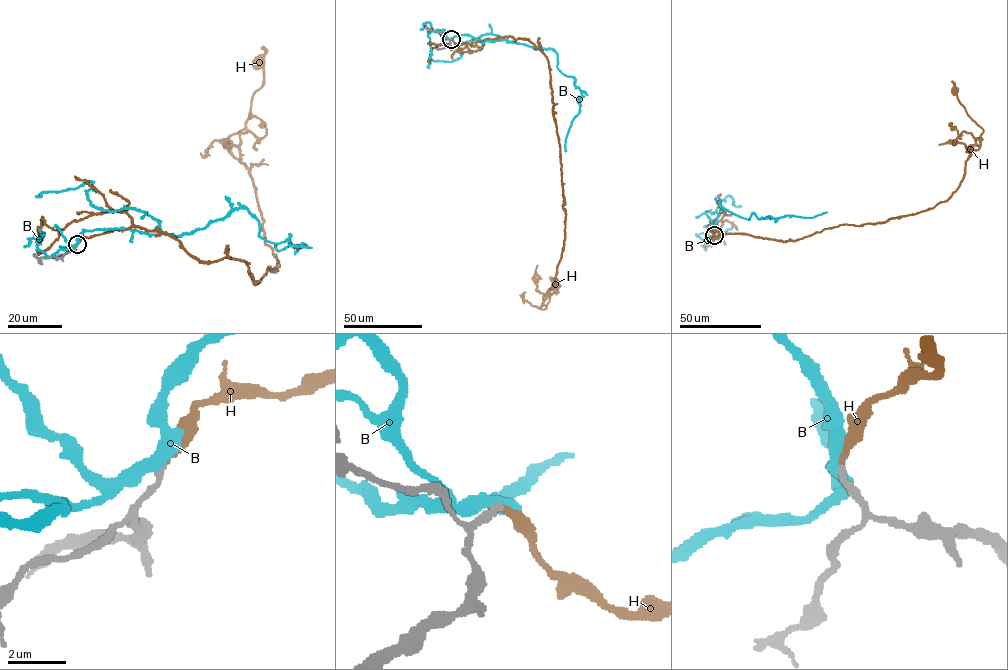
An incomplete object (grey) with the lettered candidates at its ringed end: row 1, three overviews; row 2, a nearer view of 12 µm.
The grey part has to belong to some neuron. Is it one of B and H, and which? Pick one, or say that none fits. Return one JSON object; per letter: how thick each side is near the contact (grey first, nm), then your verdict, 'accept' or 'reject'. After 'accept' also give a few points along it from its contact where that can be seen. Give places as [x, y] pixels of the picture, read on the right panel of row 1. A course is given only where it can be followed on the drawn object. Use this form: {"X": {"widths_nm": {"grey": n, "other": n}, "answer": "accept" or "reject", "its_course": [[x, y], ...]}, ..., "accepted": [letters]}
{"B": {"widths_nm": {"grey": 280, "other": 360}, "answer": "reject"}, "H": {"widths_nm": {"grey": 240, "other": 280}, "answer": "accept", "its_course": [[714, 235], [719, 230], [712, 221], [713, 238], [732, 233], [796, 240], [946, 200], [983, 132], [954, 91]]}, "accepted": ["H"]}

